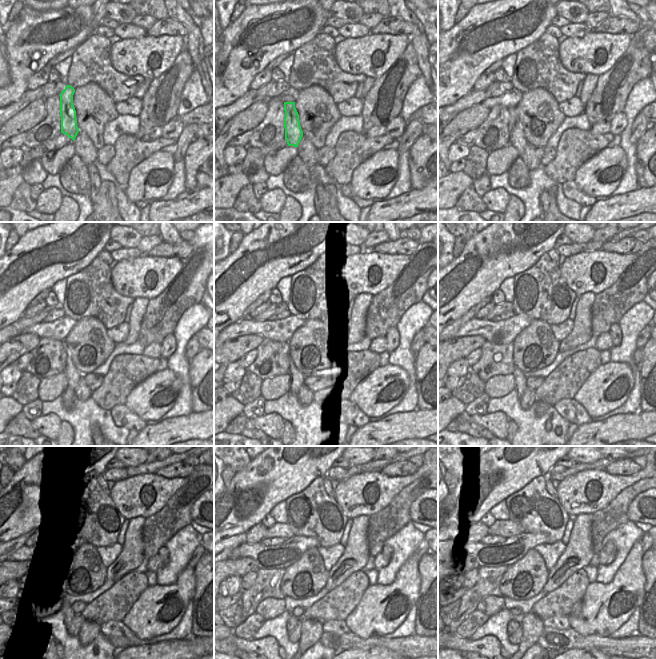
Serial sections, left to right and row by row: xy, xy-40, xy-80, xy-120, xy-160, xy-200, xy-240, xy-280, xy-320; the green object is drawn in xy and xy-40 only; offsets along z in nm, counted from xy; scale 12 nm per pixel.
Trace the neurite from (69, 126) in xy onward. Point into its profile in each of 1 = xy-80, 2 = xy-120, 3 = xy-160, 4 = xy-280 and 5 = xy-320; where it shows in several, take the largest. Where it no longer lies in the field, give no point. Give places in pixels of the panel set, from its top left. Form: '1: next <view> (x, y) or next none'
1: next xy-80 (517, 139)
2: next xy-120 (73, 376)
3: next xy-160 (297, 378)
4: next xy-280 (293, 621)
5: next xy-320 (513, 625)

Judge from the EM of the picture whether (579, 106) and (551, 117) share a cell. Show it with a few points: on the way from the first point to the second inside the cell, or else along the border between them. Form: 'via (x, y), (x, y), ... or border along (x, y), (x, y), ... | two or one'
border along (558, 104), (558, 107), (565, 116) | two

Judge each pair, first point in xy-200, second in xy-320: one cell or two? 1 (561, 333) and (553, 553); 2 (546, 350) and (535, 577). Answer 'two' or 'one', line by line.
1: one
2: one

